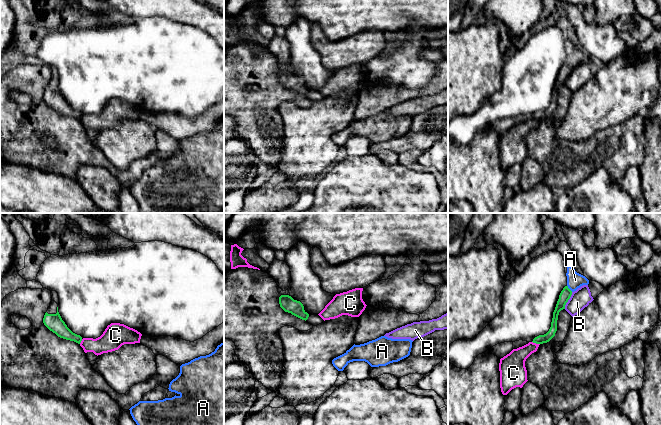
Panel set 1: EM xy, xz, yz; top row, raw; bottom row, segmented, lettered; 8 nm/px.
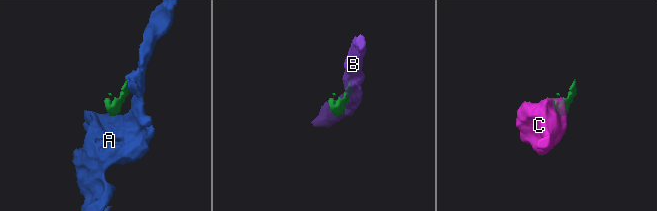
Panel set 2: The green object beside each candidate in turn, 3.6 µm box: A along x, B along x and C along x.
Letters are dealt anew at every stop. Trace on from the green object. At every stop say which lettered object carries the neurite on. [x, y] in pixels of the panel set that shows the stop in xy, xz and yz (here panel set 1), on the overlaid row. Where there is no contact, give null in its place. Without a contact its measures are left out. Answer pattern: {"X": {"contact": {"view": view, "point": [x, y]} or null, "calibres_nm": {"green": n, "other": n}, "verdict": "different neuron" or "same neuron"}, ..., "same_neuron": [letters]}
{"A": {"contact": {"view": "yz", "point": [568, 288]}, "calibres_nm": {"green": 90, "other": 130}, "verdict": "same neuron"}, "B": {"contact": {"view": "yz", "point": [568, 299]}, "calibres_nm": {"green": 90, "other": 150}, "verdict": "different neuron"}, "C": {"contact": {"view": "yz", "point": [536, 343]}, "calibres_nm": {"green": 70, "other": 190}, "verdict": "different neuron"}, "same_neuron": ["A"]}

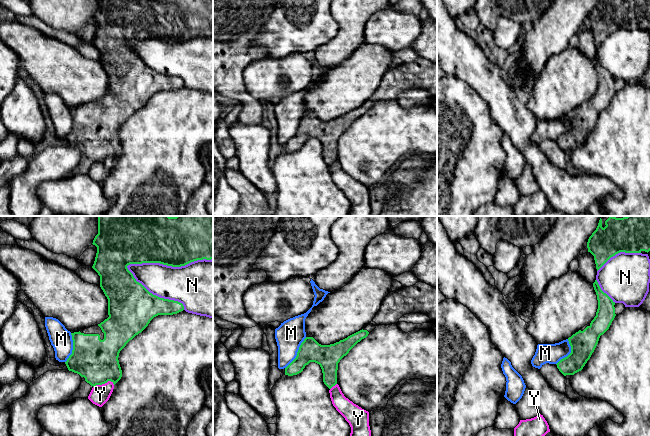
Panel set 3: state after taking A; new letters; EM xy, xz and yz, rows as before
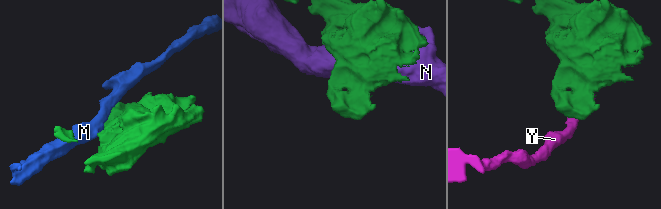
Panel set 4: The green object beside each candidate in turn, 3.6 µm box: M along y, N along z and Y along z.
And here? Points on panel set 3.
{"M": {"contact": {"view": "xz", "point": [297, 353]}, "calibres_nm": {"green": 190, "other": 220}, "verdict": "different neuron"}, "N": {"contact": {"view": "xy", "point": [169, 265]}, "calibres_nm": {"green": 400, "other": 340}, "verdict": "different neuron"}, "Y": {"contact": {"view": "xy", "point": [103, 383]}, "calibres_nm": {"green": 340, "other": 160}, "verdict": "different neuron"}, "same_neuron": []}

